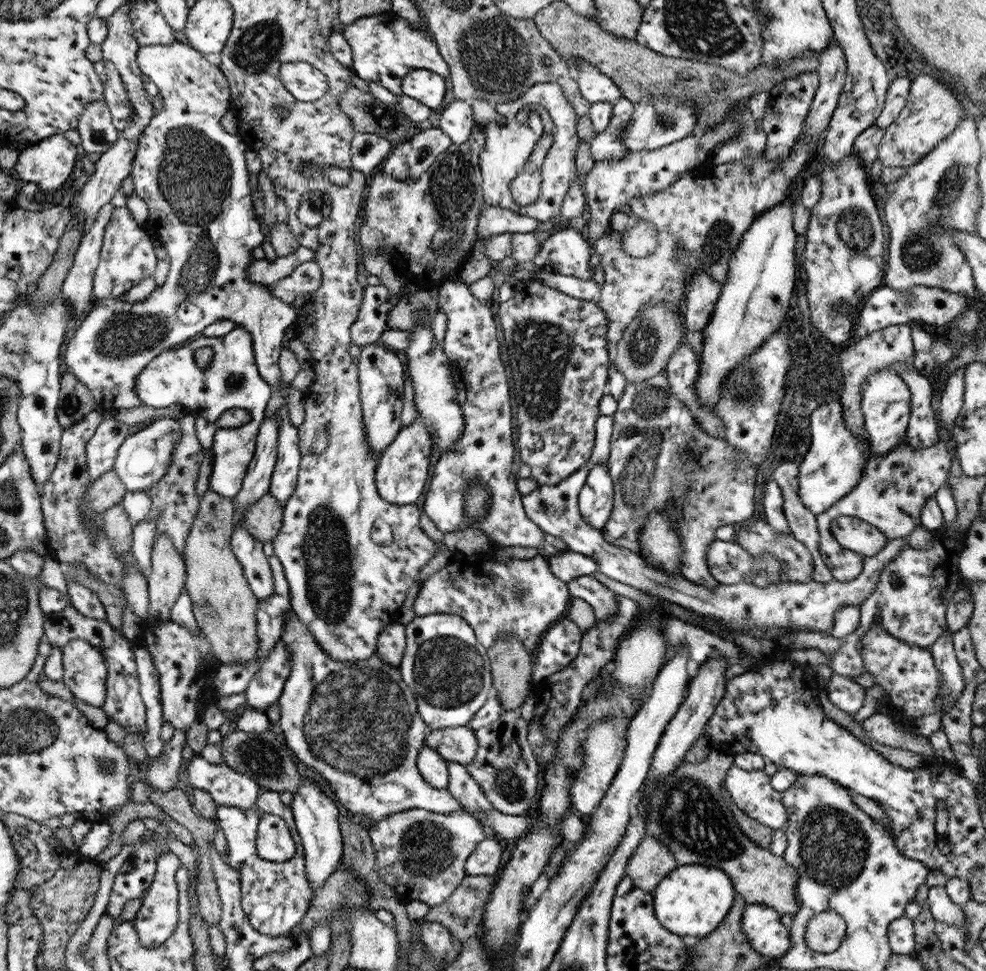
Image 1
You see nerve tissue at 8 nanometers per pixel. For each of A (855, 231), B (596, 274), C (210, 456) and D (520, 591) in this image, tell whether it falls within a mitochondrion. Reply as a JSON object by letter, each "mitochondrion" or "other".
{"A":"mitochondrion","B":"other","C":"other","D":"mitochondrion"}

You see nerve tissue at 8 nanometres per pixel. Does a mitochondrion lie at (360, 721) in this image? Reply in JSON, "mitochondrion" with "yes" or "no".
{"mitochondrion":"yes"}

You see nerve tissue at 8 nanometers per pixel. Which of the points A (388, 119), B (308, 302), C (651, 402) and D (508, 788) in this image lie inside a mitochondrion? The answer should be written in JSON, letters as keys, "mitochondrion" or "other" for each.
{"A":"mitochondrion","B":"other","C":"mitochondrion","D":"mitochondrion"}

